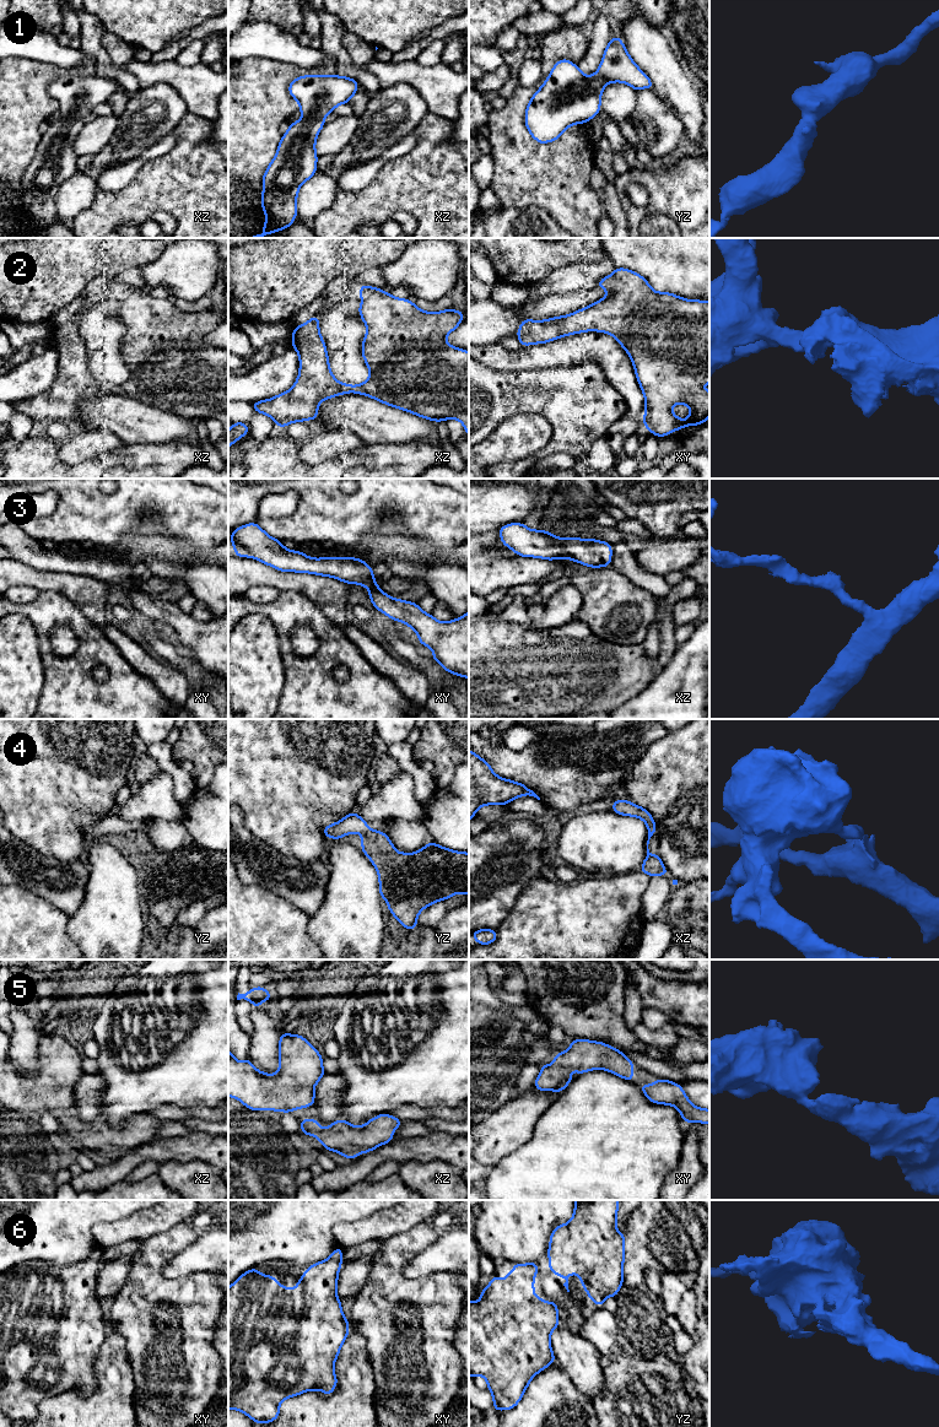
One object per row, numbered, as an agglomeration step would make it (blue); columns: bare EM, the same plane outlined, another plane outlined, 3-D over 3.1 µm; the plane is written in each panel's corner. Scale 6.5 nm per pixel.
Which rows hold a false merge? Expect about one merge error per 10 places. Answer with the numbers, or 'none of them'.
none of them

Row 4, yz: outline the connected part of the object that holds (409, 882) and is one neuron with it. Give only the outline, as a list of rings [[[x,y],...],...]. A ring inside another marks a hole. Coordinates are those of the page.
[[[356,812],[346,815],[339,822],[325,826],[323,833],[334,840],[350,833],[362,834],[361,850],[377,869],[379,894],[387,901],[390,913],[406,929],[416,931],[420,912],[432,903],[444,901],[457,893],[469,896],[469,853],[447,849],[432,840],[415,853],[399,853],[384,832],[372,831],[366,820]]]

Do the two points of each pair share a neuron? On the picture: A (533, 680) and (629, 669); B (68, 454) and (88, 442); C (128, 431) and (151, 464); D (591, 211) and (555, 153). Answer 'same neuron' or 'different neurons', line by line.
A: same neuron
B: same neuron
C: different neurons
D: same neuron

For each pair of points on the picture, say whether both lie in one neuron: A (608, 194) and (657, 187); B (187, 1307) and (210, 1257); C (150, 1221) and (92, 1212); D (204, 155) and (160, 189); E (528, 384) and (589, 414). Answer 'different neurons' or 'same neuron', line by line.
A: different neurons
B: different neurons
C: different neurons
D: same neuron
E: same neuron

